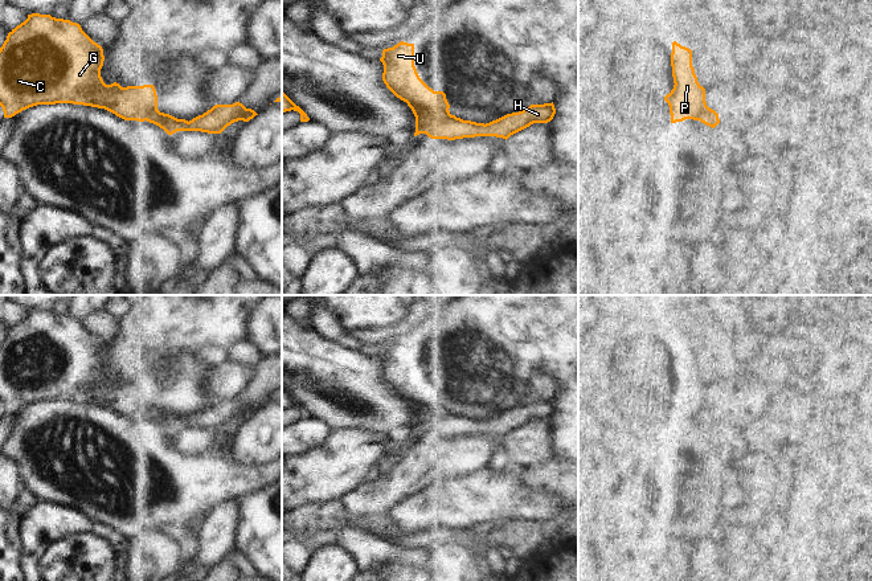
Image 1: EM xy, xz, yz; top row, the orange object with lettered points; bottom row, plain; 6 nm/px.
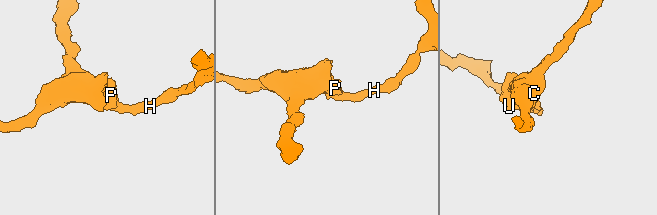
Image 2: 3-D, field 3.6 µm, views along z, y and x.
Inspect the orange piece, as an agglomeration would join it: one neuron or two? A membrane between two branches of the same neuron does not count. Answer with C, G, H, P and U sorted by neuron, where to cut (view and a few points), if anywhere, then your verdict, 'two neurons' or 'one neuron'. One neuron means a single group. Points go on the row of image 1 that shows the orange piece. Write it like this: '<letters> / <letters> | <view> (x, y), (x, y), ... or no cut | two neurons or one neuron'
C G P U / H | xz (451, 115), (443, 121), (434, 121), (424, 133) | two neurons

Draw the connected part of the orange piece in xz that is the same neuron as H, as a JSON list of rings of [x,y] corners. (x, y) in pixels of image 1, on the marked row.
[[[553,102],[531,105],[519,112],[507,114],[490,123],[463,120],[451,115],[445,122],[435,120],[425,131],[431,139],[463,139],[475,136],[496,136],[508,139],[511,135],[529,127],[533,123],[548,123],[553,119],[556,109]]]

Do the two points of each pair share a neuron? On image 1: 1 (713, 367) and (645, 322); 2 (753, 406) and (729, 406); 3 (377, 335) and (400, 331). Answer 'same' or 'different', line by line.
1: different
2: same
3: same

